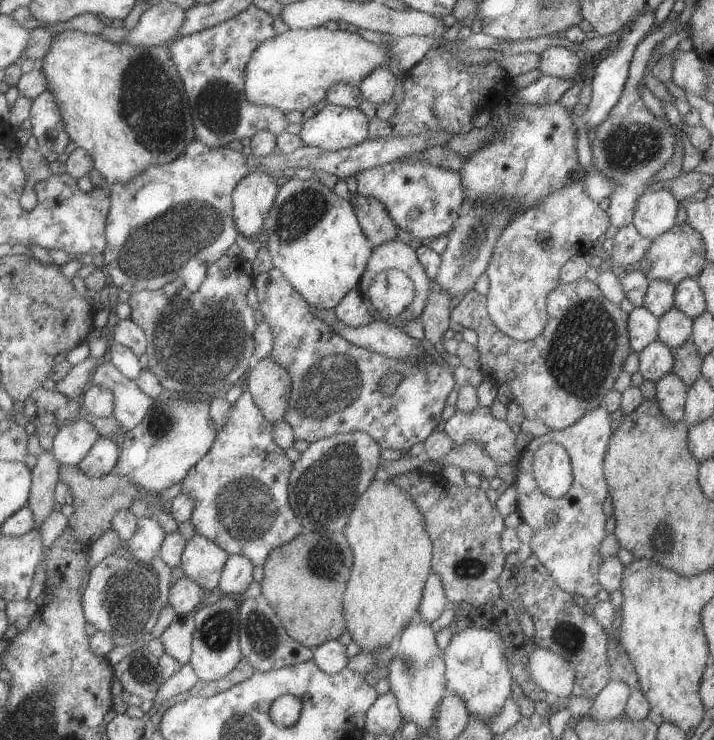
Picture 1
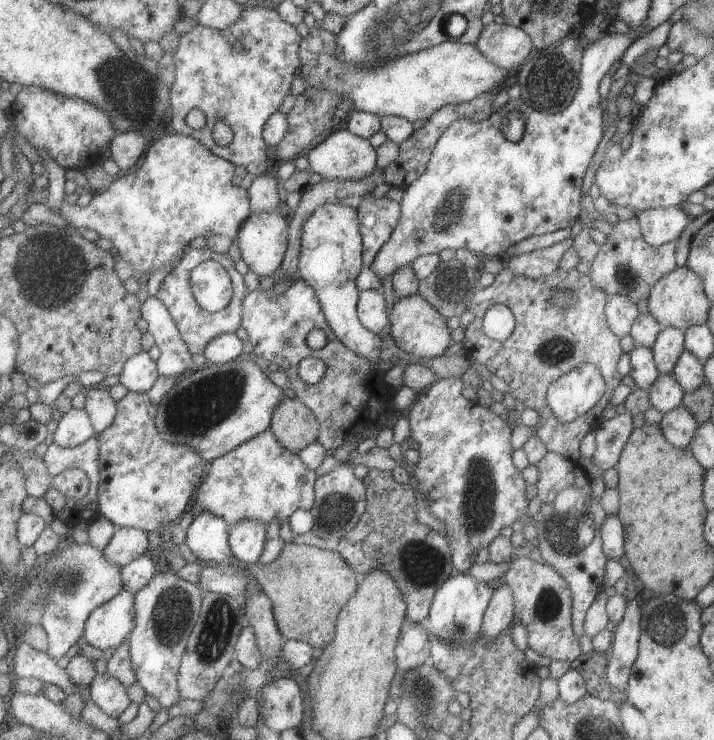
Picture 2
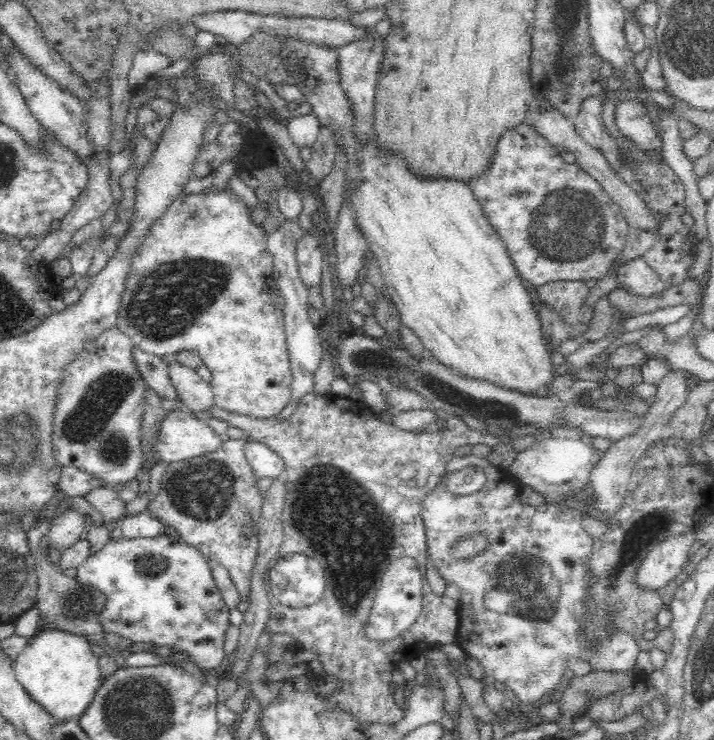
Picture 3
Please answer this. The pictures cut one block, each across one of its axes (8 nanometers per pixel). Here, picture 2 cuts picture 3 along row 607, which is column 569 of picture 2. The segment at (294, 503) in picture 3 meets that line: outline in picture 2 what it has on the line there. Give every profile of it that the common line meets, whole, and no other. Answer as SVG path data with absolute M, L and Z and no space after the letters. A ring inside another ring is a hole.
M503 266L489 286L477 286L467 305L473 320L465 327L461 342L466 360L486 366L493 376L501 378L509 386L515 401L535 409L543 420L534 428L535 436L543 442L547 451L576 463L582 456L579 454L580 441L601 424L601 412L609 402L615 386L622 382L617 364L623 350L619 346L620 338L607 326L604 313L606 297L605 292L593 286L588 274L579 273L575 268L565 271L557 267L546 277L531 279L513 274ZM553 288L563 292L571 290L571 300L565 304L565 308L551 304L549 298ZM493 305L506 306L514 316L513 332L502 341L491 340L482 330L482 316ZM587 362L595 364L599 369L605 381L605 392L595 406L578 416L577 420L570 423L559 422L545 402L547 386L562 374Z

